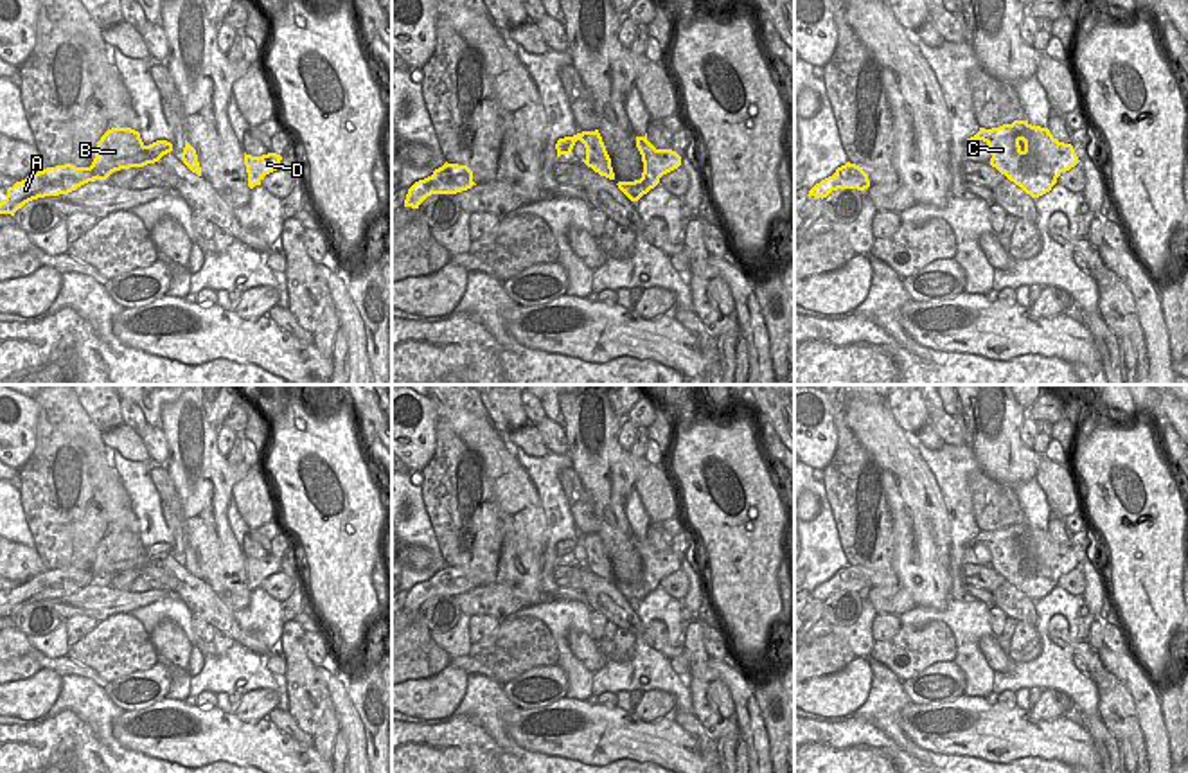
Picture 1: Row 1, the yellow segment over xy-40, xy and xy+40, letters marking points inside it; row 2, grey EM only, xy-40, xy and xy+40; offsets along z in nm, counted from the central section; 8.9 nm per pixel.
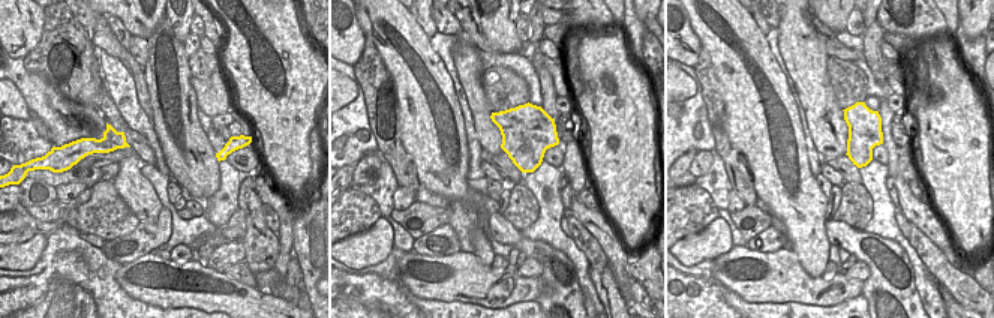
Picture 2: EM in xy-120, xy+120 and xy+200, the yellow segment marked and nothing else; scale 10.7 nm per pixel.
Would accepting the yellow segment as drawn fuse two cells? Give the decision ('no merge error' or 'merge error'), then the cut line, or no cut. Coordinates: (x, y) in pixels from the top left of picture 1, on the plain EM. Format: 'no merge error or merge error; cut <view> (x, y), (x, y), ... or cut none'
no merge error; cut none

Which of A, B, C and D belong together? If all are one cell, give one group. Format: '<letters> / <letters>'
A B C D

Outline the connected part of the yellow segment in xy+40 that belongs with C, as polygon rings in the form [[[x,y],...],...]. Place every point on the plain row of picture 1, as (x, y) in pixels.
[[[1014,523],[999,530],[980,534],[967,541],[967,548],[983,543],[990,552],[990,568],[1019,588],[1032,600],[1051,593],[1057,581],[1080,563],[1071,546],[1059,545],[1048,530]]]

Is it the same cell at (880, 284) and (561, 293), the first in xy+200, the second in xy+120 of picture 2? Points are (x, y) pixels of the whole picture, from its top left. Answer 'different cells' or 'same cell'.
same cell

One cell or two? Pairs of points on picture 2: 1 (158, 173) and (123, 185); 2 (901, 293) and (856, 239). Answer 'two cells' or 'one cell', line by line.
1: two cells
2: one cell

